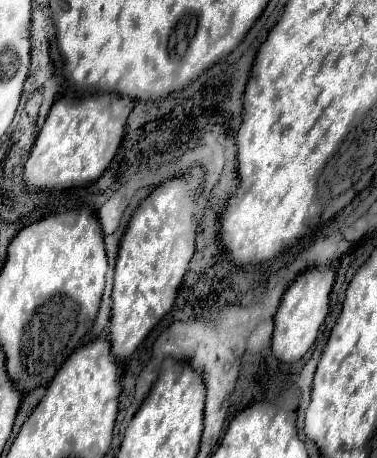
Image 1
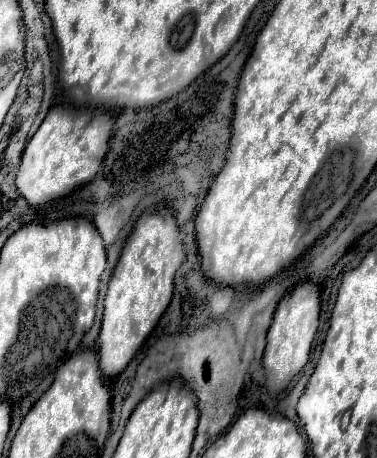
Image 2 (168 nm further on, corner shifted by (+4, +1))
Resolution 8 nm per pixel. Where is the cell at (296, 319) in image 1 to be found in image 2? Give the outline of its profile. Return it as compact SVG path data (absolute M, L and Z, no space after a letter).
M302 282L294 286L278 302L272 326L268 330L268 344L266 344L264 358L262 358L262 364L266 370L266 386L270 394L282 392L288 386L288 382L308 362L310 346L318 330L318 316L320 316L320 290L312 282Z

